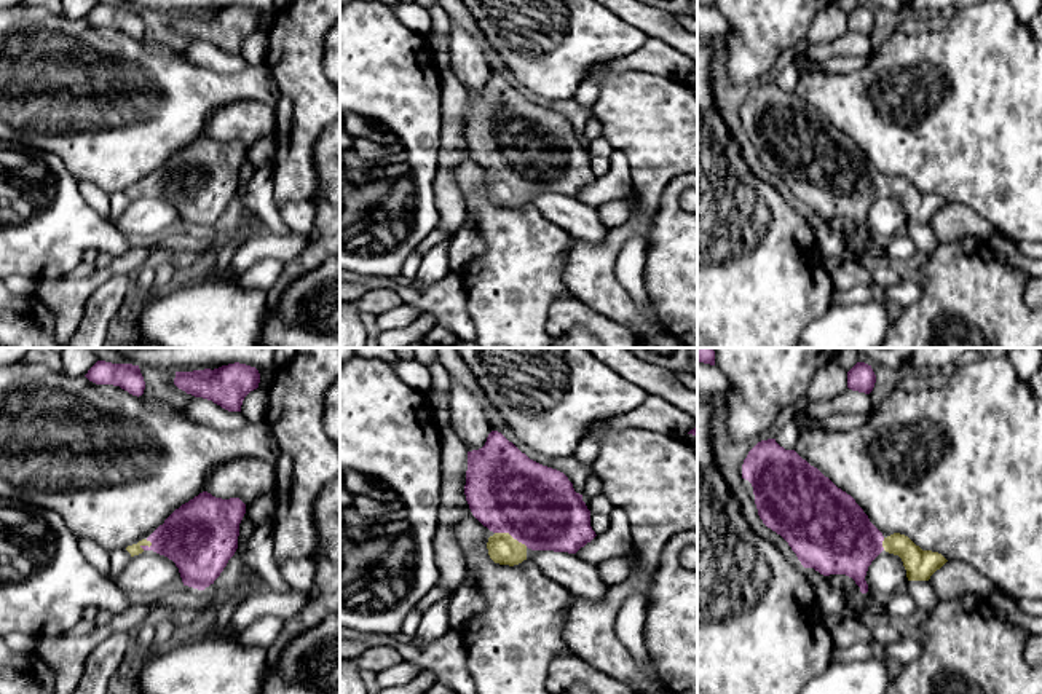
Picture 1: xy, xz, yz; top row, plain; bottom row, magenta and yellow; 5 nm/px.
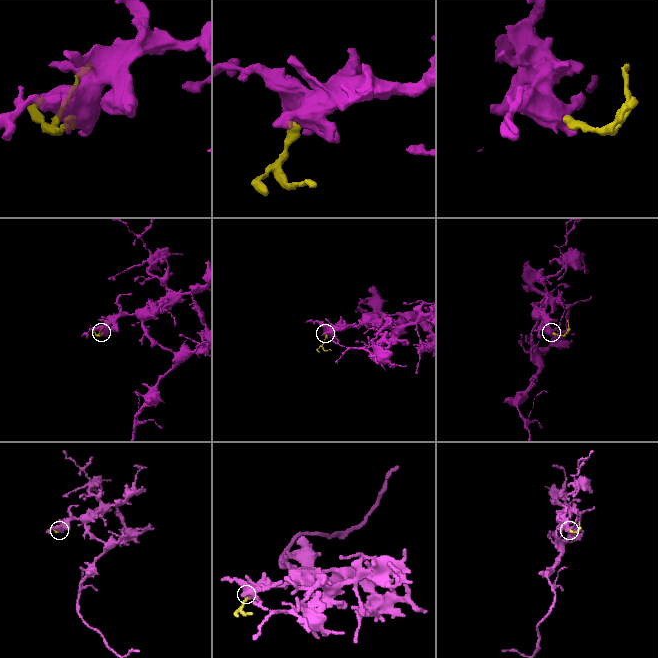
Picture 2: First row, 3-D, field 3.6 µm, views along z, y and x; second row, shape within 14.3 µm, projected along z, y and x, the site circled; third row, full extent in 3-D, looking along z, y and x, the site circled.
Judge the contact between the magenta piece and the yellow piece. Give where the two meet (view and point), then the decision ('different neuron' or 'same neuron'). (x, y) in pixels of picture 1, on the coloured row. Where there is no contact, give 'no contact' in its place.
contact xz (511, 535); same neuron

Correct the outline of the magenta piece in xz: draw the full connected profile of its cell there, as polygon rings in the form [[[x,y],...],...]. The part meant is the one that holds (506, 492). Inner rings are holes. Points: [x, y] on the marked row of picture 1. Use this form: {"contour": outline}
{"contour": [[[498,431],[488,434],[482,448],[468,451],[464,495],[472,515],[495,533],[487,549],[499,565],[522,563],[528,549],[576,554],[597,536],[590,511],[568,477],[530,459]]]}

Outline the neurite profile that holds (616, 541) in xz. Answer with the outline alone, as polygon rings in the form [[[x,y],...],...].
[[[614,507],[610,520],[611,525],[605,533],[597,534],[574,554],[578,558],[598,566],[608,558],[627,557],[632,552],[633,542],[627,515]]]

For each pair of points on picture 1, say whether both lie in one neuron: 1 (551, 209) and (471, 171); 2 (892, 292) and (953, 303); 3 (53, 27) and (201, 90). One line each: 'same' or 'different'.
1: different
2: different
3: same

